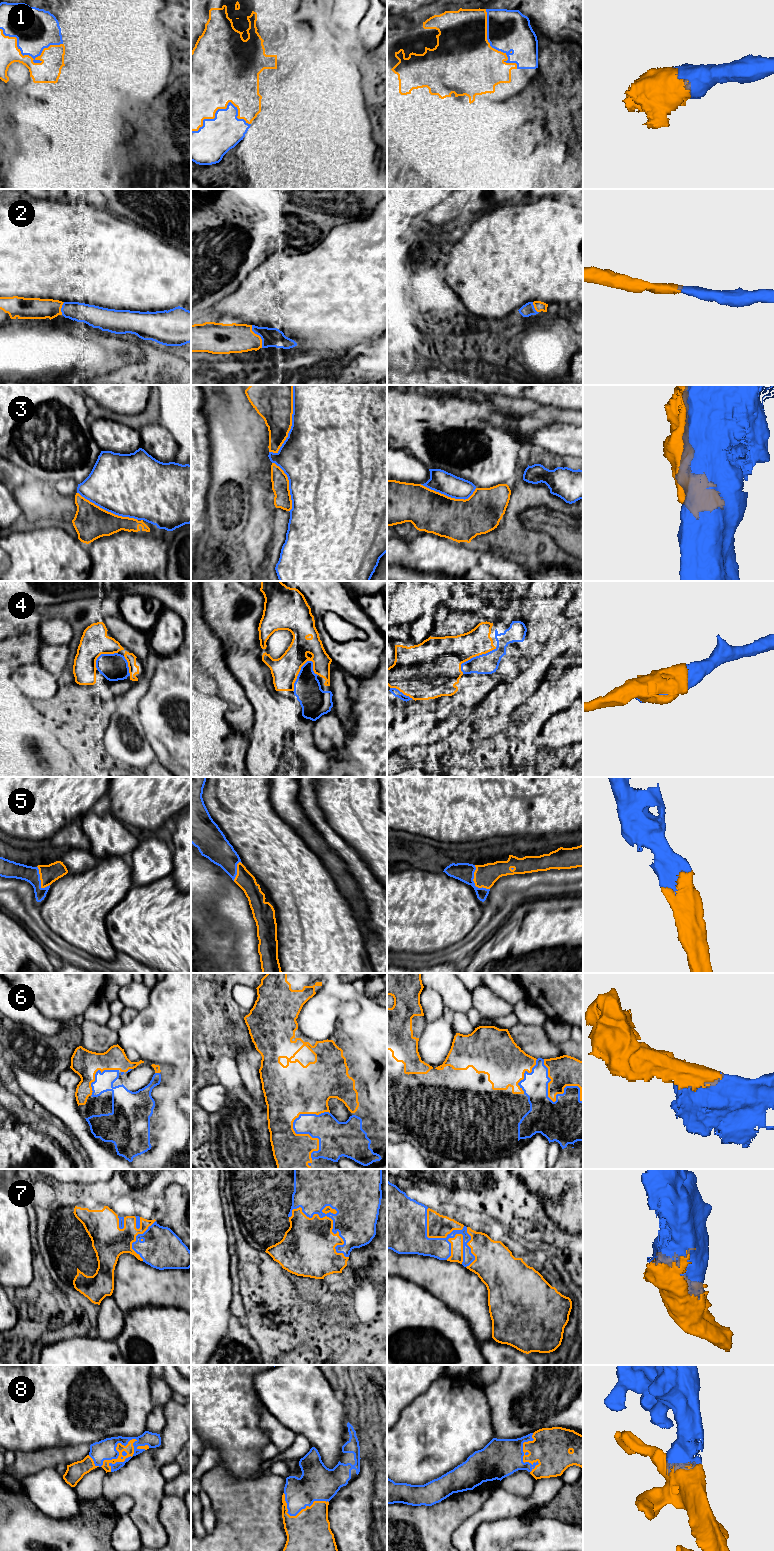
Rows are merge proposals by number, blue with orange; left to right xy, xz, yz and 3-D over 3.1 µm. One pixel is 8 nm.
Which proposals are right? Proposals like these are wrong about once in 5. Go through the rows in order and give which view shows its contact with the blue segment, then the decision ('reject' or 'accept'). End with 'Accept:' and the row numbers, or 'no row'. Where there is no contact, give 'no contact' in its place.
1: meets blue in xy; accept
2: meets blue in xz; accept
3: meets blue in xz; reject
4: meets blue in xz; accept
5: meets blue in yz; accept
6: meets blue in xz; accept
7: meets blue in xz; accept
8: meets blue in xy; accept
Accept: 1, 2, 4, 5, 6, 7, 8

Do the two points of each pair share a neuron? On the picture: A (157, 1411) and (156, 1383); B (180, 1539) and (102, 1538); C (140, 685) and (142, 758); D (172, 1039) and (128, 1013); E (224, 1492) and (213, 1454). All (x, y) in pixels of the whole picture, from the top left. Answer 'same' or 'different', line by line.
A: same
B: different
C: same
D: different
E: different

